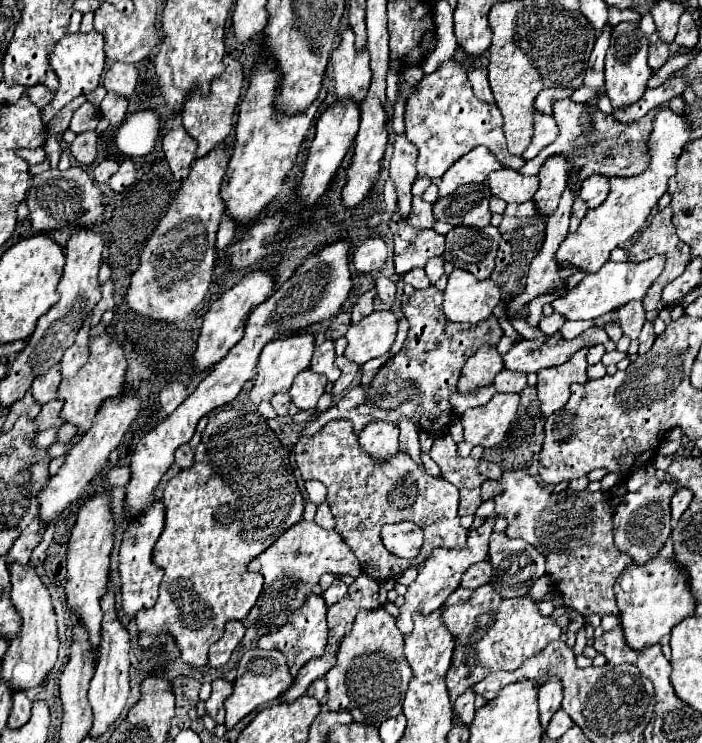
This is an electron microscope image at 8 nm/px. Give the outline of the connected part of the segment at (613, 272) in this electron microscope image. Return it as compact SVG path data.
M655 255L647 261L627 261L627 263L613 263L607 261L597 273L589 273L577 287L573 287L565 297L555 299L551 305L555 309L555 313L565 315L571 321L577 319L597 319L633 299L643 299L647 289L655 283L655 279L661 275L661 271L665 269L667 257L665 255Z

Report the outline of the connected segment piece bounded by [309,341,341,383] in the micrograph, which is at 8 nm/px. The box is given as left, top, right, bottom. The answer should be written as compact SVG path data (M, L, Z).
M325 341L323 345L319 345L313 353L313 359L311 359L311 365L309 365L311 371L317 371L317 373L323 373L331 383L335 383L339 379L339 367L335 363L335 351L333 351L333 341Z

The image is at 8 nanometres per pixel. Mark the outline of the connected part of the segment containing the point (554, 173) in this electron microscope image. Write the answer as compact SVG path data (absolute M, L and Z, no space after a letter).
M551 155L539 169L539 189L533 197L537 211L541 215L551 215L561 199L561 193L567 185L569 159L565 155Z

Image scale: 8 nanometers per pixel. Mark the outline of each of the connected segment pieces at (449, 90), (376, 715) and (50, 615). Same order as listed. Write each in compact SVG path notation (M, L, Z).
M453 59L443 63L439 71L425 75L419 81L419 93L415 93L405 107L405 127L407 139L419 149L419 177L441 177L457 159L461 159L465 153L479 145L489 147L497 161L505 167L519 171L525 165L525 159L507 153L501 111L495 105L487 105L485 101L479 101L473 95L465 69Z
M383 607L357 615L351 633L337 651L337 663L327 671L325 679L327 707L331 711L349 711L355 723L379 727L385 719L401 713L403 695L411 681L411 667L403 657L403 635Z
M11 565L11 601L21 615L21 631L19 635L9 643L9 649L3 659L1 667L1 679L9 683L13 691L27 691L31 687L37 687L45 681L49 671L53 669L59 653L59 637L57 637L57 625L55 625L55 611L51 605L51 597L43 581L37 577L35 569L29 565Z

